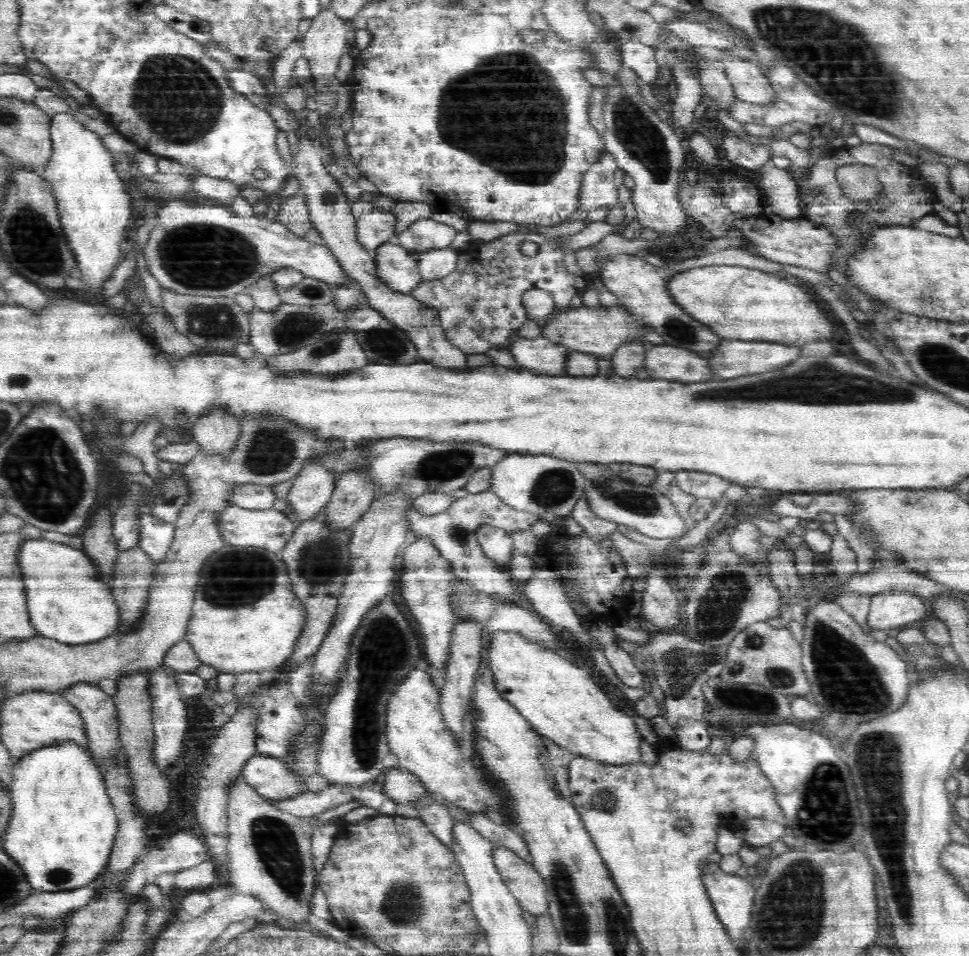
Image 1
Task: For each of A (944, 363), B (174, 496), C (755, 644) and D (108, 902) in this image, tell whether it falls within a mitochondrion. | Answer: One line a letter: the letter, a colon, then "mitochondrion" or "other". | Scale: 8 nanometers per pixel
A: mitochondrion
B: mitochondrion
C: mitochondrion
D: other

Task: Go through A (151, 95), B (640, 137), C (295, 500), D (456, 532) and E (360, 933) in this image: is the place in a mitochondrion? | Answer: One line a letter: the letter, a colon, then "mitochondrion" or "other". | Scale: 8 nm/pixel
A: mitochondrion
B: mitochondrion
C: other
D: mitochondrion
E: other

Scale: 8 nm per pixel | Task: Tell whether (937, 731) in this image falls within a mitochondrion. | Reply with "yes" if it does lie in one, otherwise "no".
no

